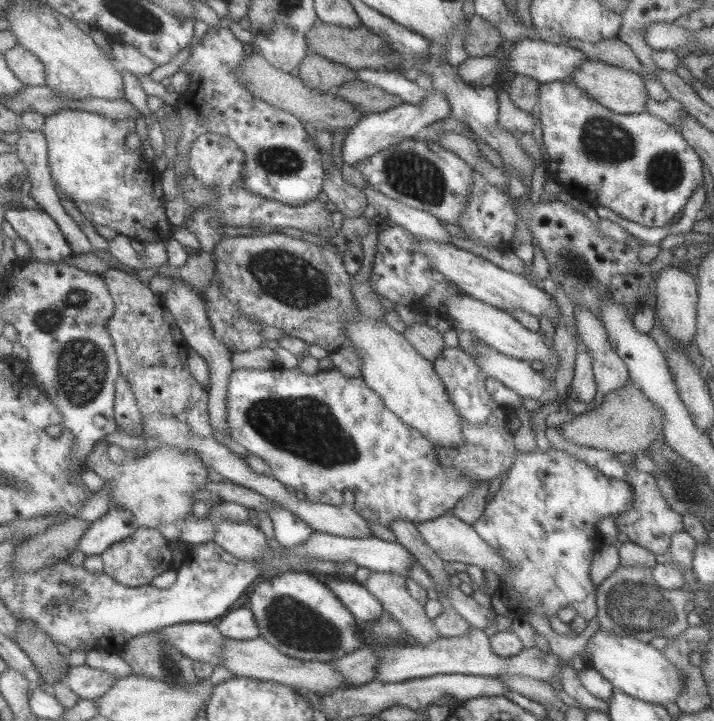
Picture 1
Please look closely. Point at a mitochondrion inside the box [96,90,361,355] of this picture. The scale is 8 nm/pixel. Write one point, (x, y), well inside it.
(288, 278)

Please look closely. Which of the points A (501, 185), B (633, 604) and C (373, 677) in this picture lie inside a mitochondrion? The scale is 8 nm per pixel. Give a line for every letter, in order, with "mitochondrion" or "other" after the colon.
A: other
B: mitochondrion
C: other

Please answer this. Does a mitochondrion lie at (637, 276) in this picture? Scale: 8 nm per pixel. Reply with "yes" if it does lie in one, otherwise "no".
no

